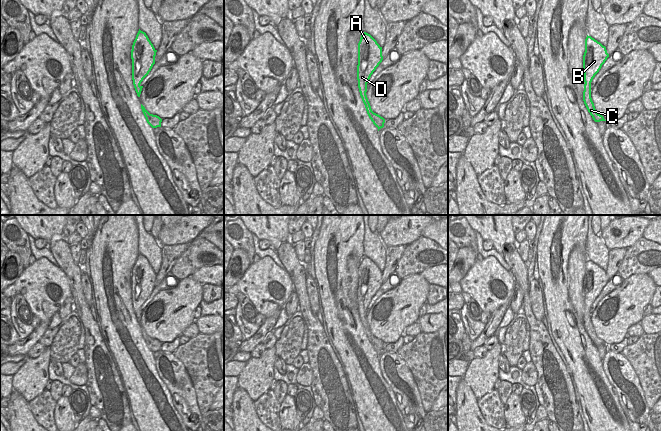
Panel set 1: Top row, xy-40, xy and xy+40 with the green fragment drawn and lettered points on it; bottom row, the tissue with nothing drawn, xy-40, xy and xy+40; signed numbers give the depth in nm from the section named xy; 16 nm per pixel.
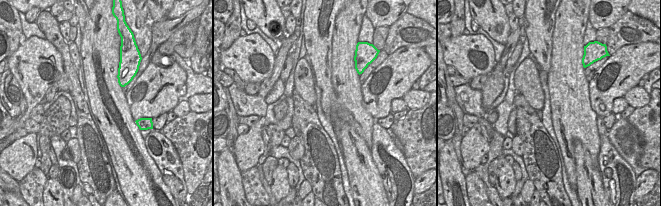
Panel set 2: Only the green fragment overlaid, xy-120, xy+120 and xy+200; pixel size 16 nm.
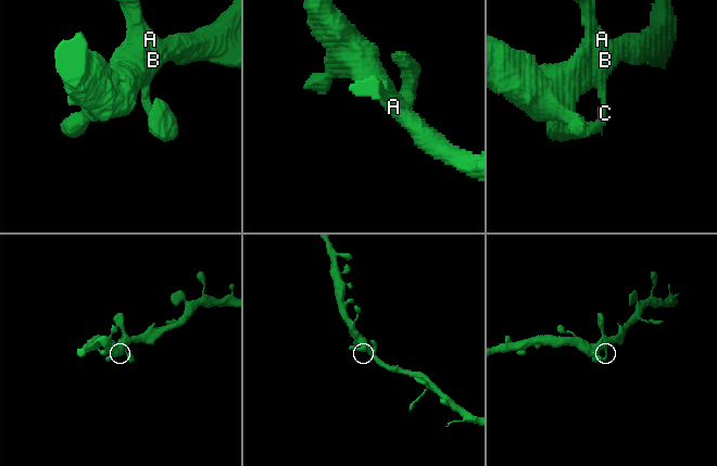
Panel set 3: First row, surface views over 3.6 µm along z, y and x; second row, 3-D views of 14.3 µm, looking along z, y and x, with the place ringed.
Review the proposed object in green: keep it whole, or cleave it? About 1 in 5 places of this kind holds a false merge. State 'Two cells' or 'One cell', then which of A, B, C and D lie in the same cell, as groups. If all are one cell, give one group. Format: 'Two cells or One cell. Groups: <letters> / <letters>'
One cell. Groups: A B C D

